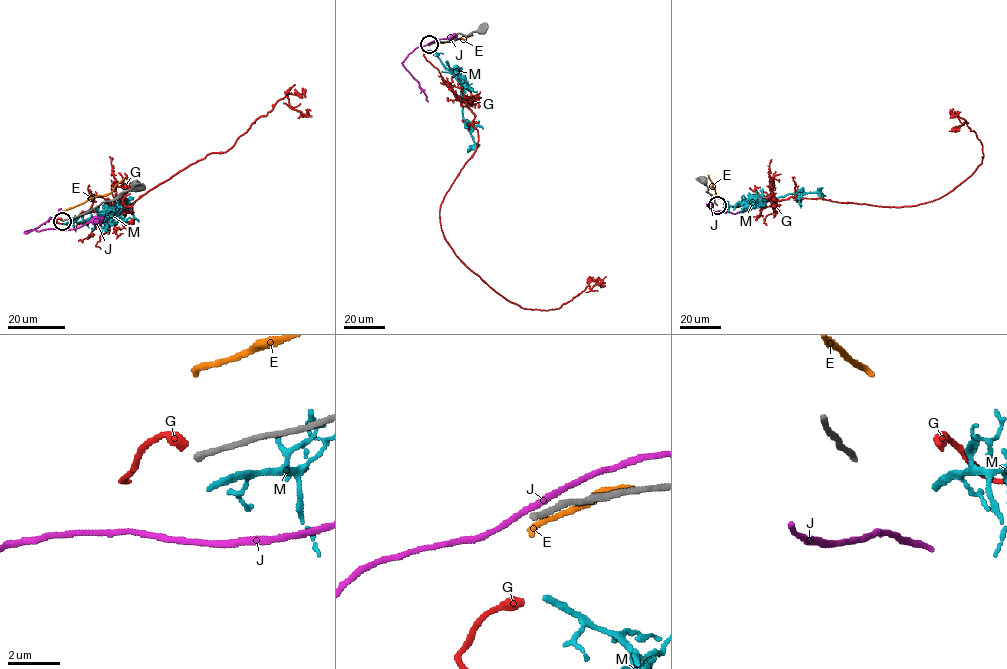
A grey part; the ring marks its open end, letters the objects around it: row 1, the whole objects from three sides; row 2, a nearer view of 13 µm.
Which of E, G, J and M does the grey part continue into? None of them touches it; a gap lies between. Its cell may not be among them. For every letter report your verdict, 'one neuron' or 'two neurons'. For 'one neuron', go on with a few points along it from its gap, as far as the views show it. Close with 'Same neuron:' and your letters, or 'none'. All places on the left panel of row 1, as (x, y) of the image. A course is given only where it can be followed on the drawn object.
E: two neurons
G: two neurons
J: two neurons
M: one neuron | via (64, 223), (100, 218), (109, 214), (109, 205), (126, 203), (116, 207)
Same neuron: M

